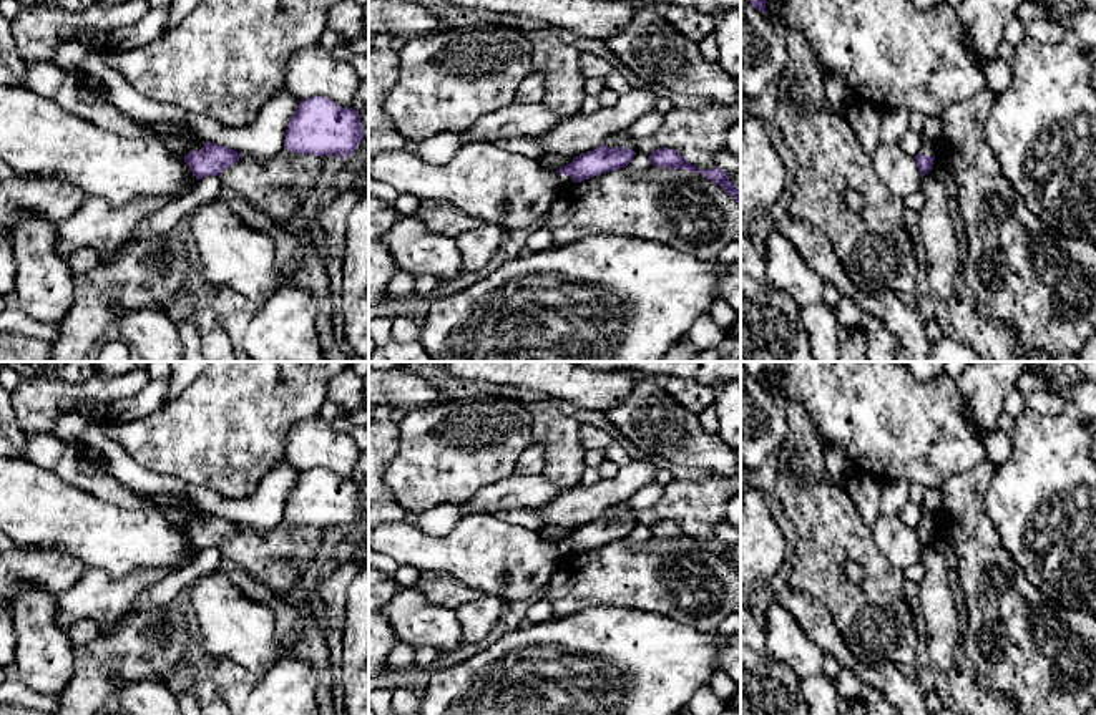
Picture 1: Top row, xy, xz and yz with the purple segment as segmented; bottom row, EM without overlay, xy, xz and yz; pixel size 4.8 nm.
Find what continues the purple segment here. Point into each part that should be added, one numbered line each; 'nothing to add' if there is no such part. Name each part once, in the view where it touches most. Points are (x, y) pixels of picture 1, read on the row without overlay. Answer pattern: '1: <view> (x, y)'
nothing to add

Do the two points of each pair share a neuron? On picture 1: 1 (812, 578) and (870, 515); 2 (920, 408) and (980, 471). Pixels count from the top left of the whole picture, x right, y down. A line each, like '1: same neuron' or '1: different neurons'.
1: different neurons
2: different neurons

